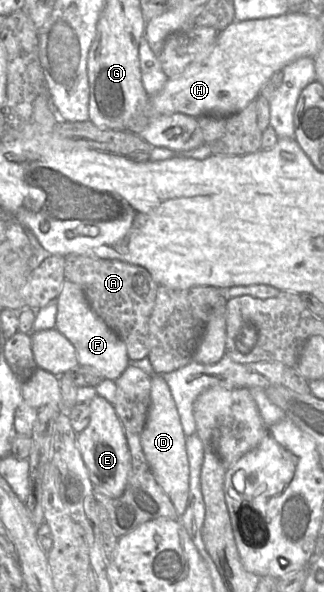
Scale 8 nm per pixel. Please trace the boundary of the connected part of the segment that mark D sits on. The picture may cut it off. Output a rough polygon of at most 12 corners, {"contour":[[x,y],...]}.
{"contour":[[151,375],[141,446],[179,517],[189,489],[185,439],[167,382]]}

